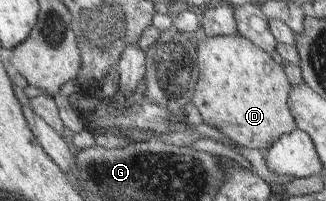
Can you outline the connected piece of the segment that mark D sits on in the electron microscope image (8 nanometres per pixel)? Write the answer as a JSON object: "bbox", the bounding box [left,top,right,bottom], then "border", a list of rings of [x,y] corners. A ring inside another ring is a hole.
{"bbox":[191,33,296,152],"border":[[[238,33],[228,36],[204,36],[203,41],[194,45],[198,70],[191,104],[198,111],[204,124],[219,130],[235,145],[249,150],[257,149],[259,152],[265,151],[278,142],[280,137],[296,129],[291,122],[291,116],[294,114],[290,110],[289,82],[283,70],[261,48],[257,48],[245,36]]]}

